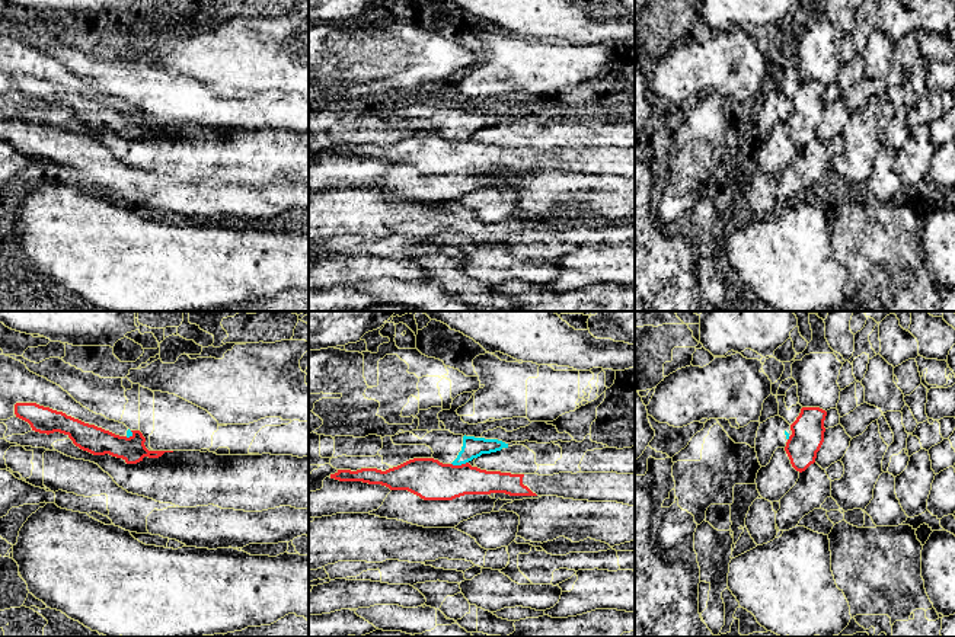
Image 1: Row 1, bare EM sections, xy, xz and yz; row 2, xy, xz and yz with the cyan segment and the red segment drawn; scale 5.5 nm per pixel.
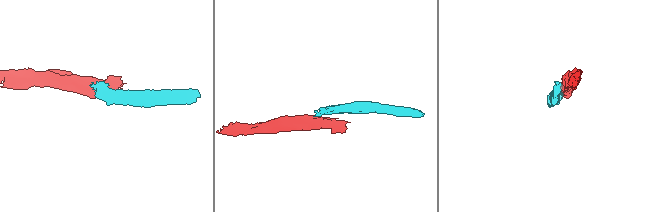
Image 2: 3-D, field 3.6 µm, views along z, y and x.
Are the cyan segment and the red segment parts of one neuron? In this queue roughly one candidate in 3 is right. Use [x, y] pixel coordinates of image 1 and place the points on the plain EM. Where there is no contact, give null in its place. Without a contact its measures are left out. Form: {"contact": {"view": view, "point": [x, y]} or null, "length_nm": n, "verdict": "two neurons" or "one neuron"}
{"contact": {"view": "xz", "point": [459, 138]}, "length_nm": 100, "verdict": "two neurons"}

